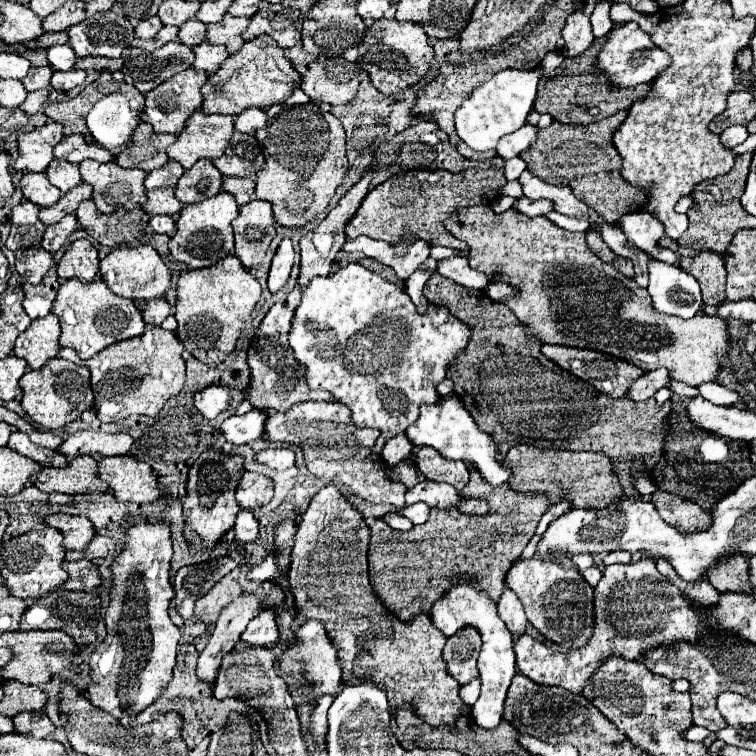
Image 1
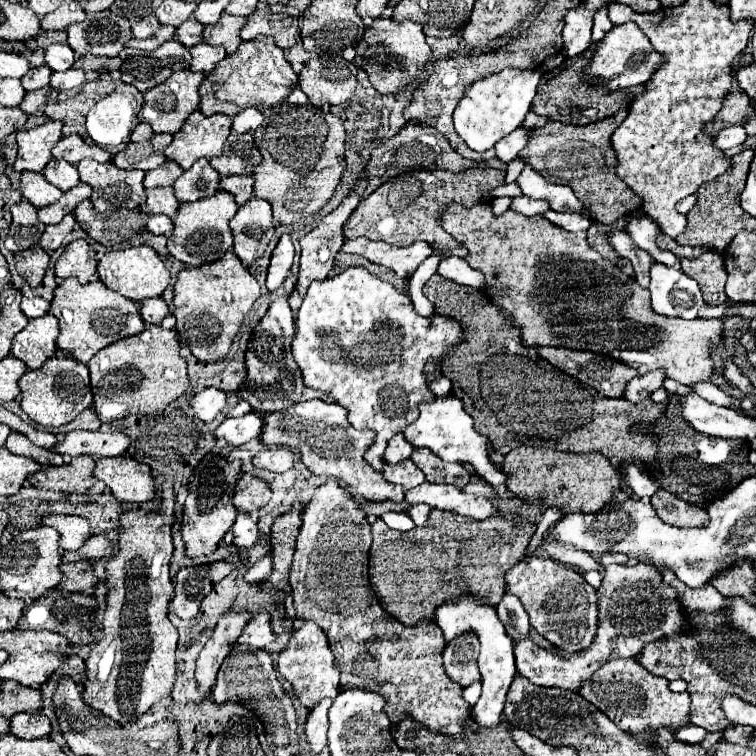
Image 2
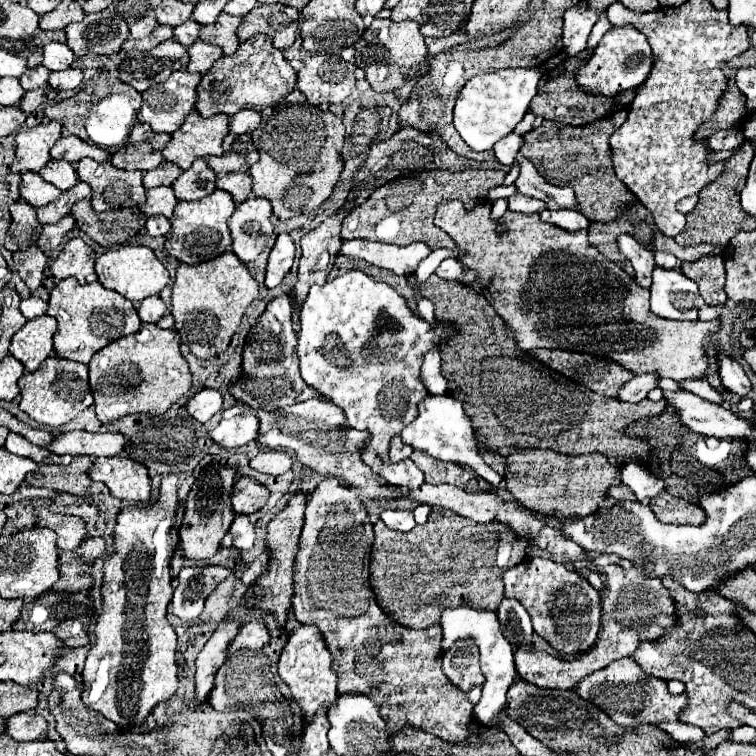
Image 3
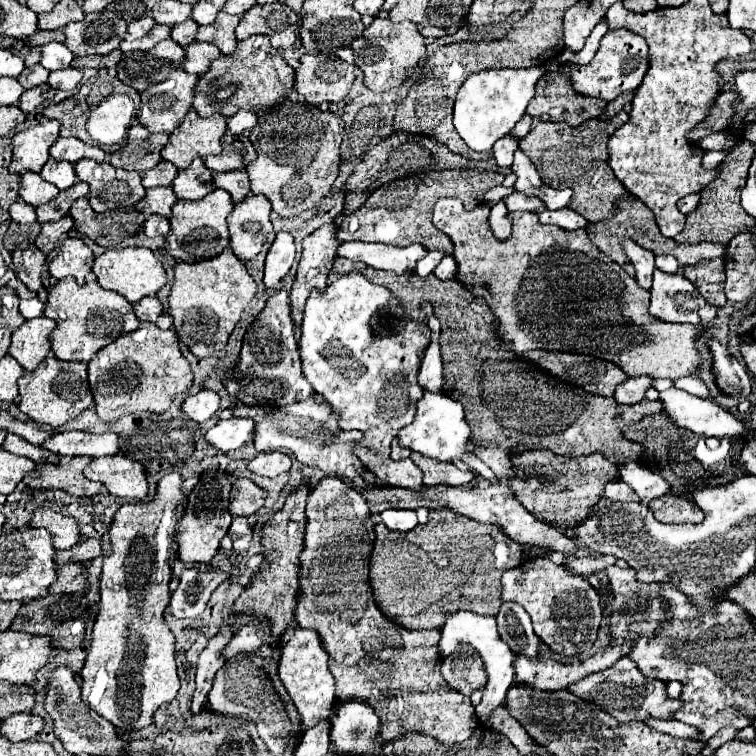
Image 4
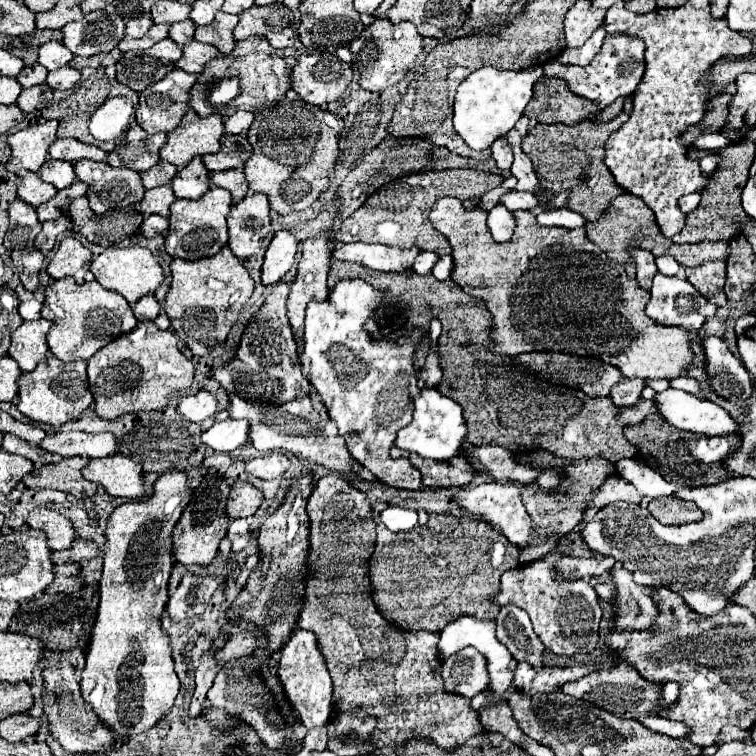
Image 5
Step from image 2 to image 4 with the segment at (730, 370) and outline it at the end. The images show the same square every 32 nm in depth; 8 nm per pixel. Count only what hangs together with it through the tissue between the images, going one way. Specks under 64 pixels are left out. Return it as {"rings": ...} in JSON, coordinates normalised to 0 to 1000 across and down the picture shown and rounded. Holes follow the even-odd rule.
{"rings":[[[937,450],[937,463],[942,468],[942,495],[952,519],[960,524],[981,526],[981,529],[989,526],[995,503],[987,487],[950,450]]]}

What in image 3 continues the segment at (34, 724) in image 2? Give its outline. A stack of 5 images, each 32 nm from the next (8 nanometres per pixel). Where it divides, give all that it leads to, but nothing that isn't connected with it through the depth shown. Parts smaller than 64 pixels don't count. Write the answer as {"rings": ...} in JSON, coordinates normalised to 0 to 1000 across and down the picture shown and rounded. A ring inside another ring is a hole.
{"rings":[[[32,942],[32,944],[13,947],[8,952],[5,971],[16,974],[16,979],[21,981],[34,981],[34,979],[48,979],[58,974],[61,963],[63,963],[63,955],[56,947],[45,942]]]}

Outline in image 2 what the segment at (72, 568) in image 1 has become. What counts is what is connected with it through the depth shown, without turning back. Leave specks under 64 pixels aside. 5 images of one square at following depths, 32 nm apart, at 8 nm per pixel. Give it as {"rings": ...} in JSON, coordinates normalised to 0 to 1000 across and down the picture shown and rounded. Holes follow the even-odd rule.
{"rings":[[[103,741],[103,743],[93,743],[93,746],[82,746],[79,754],[82,754],[85,765],[82,765],[77,778],[90,780],[90,783],[122,786],[130,767],[127,767],[119,746],[111,746],[108,741]],[[111,749],[116,749],[116,754],[111,754]]]}

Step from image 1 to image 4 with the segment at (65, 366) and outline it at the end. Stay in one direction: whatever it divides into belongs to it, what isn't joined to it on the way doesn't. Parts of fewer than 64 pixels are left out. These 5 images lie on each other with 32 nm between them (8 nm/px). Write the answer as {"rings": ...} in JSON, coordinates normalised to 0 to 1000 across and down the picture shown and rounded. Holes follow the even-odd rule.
{"rings":[[[63,468],[58,479],[45,492],[32,492],[24,503],[26,513],[26,532],[24,540],[37,553],[50,561],[63,561],[69,566],[87,561],[90,556],[101,553],[108,542],[114,542],[124,526],[116,511],[114,481],[111,479],[82,479],[71,468]]]}

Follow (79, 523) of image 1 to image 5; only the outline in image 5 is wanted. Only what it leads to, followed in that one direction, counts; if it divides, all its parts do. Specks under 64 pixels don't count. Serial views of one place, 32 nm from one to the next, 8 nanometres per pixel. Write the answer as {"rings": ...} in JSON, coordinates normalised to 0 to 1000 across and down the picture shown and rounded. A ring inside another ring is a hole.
{"rings":[[[45,672],[37,685],[34,693],[45,701],[58,701],[61,712],[63,712],[63,725],[71,728],[87,728],[90,722],[95,722],[101,706],[98,706],[98,696],[95,690],[90,690],[90,685],[85,685],[82,680],[63,675],[63,672]]]}

